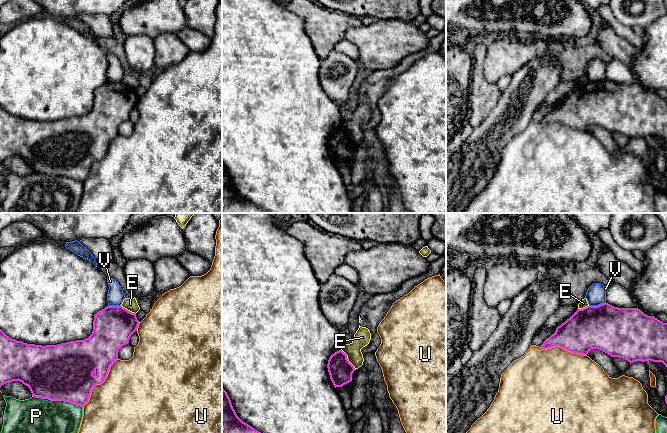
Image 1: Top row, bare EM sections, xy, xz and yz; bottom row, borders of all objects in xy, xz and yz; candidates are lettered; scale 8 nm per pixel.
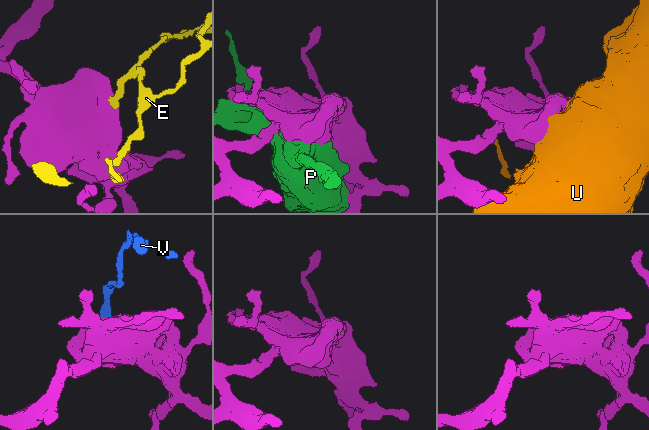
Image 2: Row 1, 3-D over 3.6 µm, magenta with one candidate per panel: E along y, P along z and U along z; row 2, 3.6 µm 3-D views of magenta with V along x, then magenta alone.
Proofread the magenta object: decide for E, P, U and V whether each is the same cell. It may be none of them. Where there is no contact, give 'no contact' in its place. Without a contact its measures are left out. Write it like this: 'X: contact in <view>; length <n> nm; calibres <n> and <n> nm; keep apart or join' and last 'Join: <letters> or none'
E: contact in xz; length 200 nm; calibres 190 and 140 nm; keep apart
P: contact in xy; length 420 nm; calibres 460 and 280 nm; keep apart
U: contact in xy; length 480 nm; calibres 380 and 480 nm; keep apart
V: contact in yz; length 140 nm; calibres 380 and 160 nm; keep apart
Join: none

